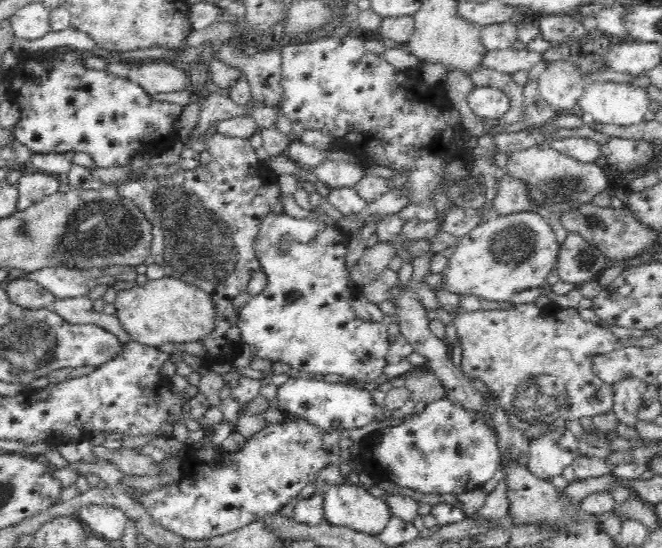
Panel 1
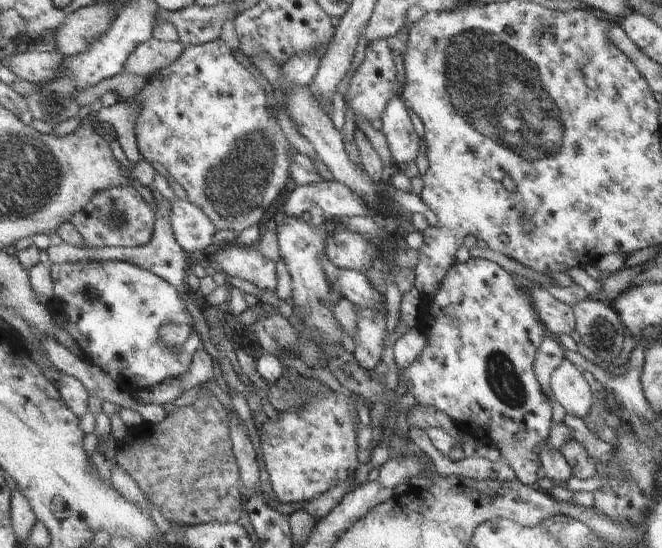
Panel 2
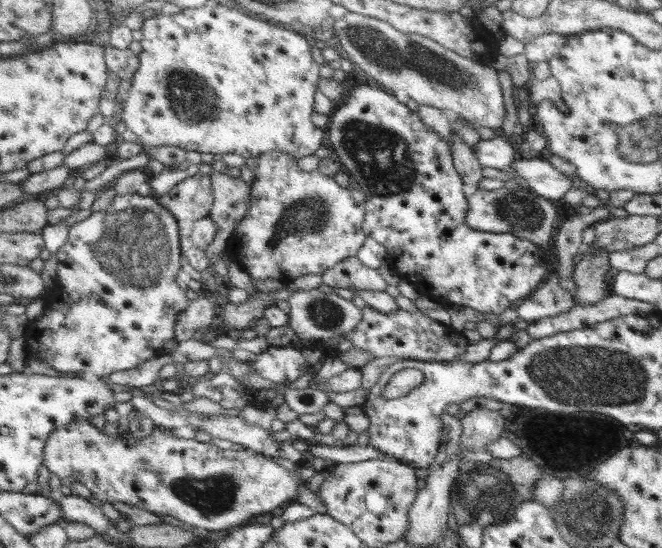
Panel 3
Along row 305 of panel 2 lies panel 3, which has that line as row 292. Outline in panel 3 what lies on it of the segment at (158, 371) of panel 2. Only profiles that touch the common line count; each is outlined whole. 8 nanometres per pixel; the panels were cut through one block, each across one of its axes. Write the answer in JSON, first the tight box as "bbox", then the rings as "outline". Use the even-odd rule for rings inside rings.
{"bbox":[24,188,190,377],"outline":[[[113,188],[101,191],[101,194],[95,198],[90,209],[92,214],[81,222],[75,222],[75,225],[69,227],[69,240],[67,244],[55,255],[58,261],[58,285],[61,286],[61,296],[55,300],[56,307],[47,312],[43,317],[30,321],[24,337],[27,347],[27,356],[33,360],[38,360],[45,366],[50,366],[64,374],[66,372],[75,372],[80,374],[83,371],[91,371],[97,377],[104,374],[110,376],[113,372],[120,370],[129,370],[135,368],[149,359],[163,354],[163,344],[167,340],[176,339],[175,325],[179,320],[179,315],[187,311],[190,300],[185,295],[185,290],[179,288],[175,282],[179,270],[181,270],[181,248],[179,247],[179,226],[177,226],[176,216],[155,198],[147,197],[141,194],[127,194],[126,196],[116,195]]]}

